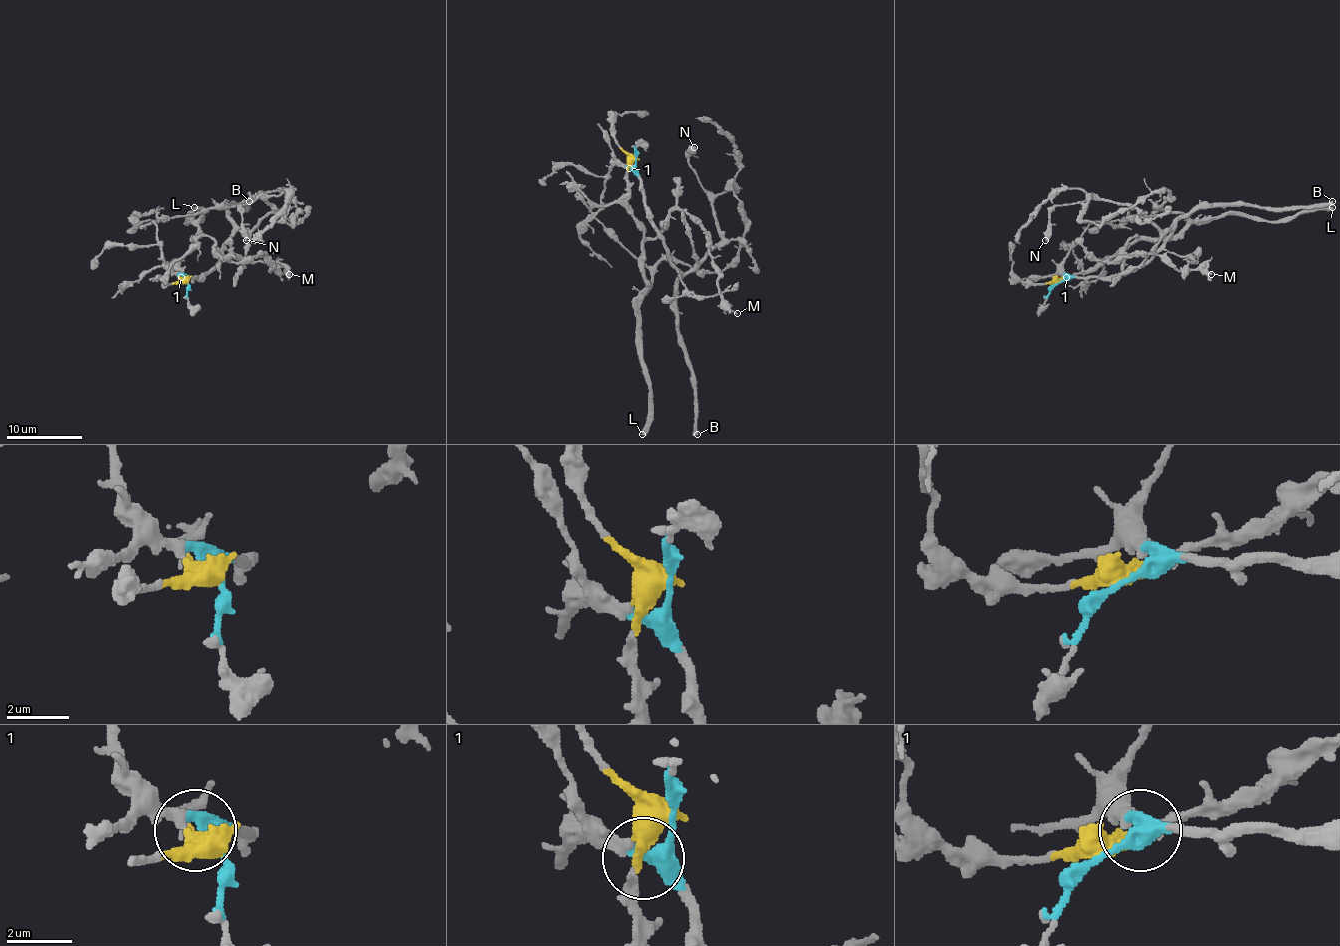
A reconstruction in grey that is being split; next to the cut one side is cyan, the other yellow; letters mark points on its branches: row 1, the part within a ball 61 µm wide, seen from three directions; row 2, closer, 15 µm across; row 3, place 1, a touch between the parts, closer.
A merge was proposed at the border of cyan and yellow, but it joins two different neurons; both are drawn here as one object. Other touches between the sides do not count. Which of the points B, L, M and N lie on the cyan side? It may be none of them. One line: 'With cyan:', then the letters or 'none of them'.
With cyan: B, N

